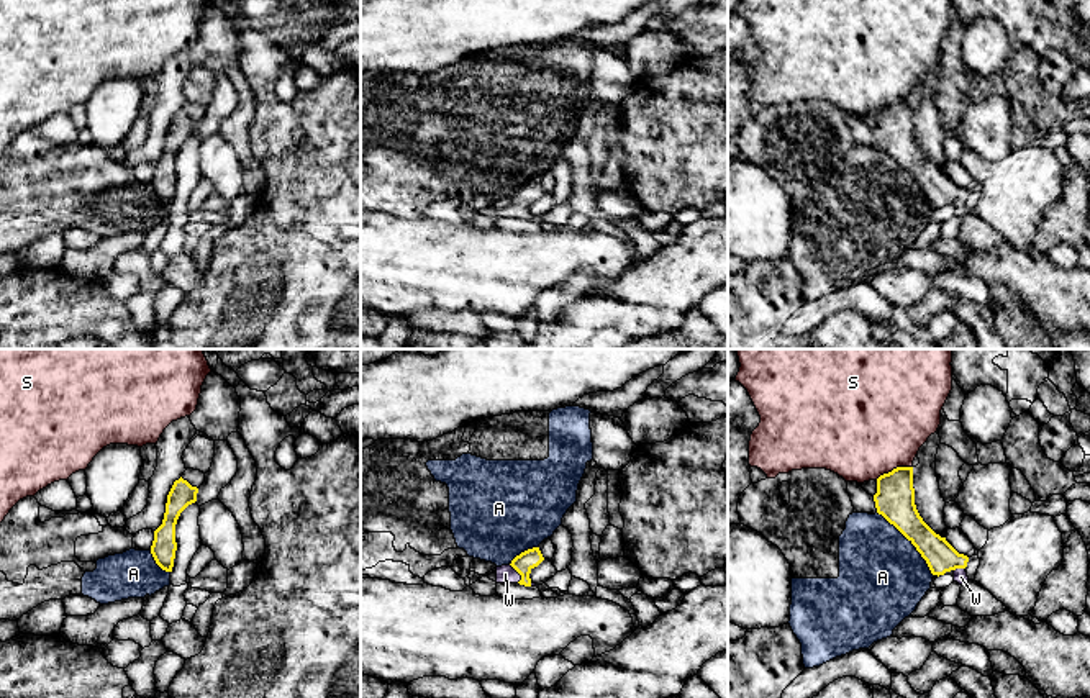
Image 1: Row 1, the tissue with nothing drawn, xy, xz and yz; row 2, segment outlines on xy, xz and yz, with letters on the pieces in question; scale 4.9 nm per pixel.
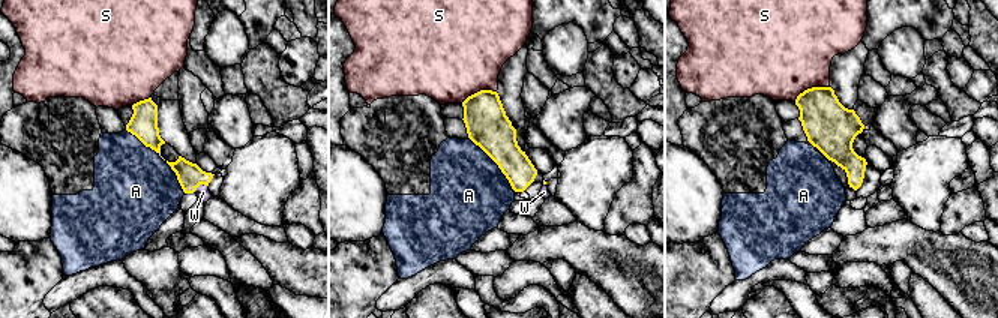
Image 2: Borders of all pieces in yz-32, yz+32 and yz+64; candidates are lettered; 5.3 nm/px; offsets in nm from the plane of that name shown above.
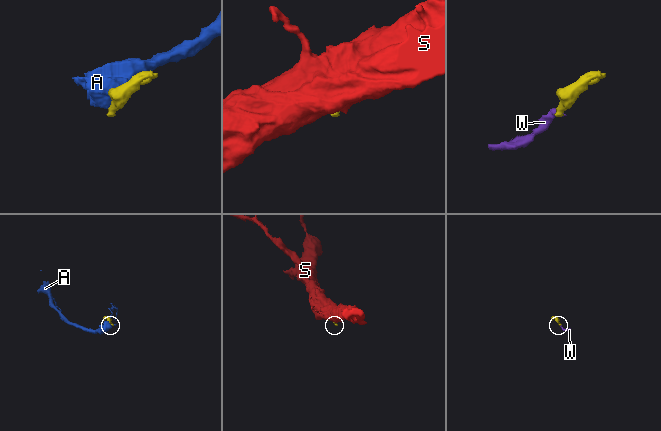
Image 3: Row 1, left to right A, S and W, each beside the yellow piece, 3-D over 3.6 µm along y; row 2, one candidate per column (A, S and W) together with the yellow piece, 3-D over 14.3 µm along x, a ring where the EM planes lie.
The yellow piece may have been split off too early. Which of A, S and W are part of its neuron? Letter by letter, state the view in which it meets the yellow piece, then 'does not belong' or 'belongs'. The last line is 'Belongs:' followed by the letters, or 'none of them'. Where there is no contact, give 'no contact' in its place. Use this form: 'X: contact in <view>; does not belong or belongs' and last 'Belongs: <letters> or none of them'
A: contact in yz; does not belong
S: contact in yz; does not belong
W: contact in xz; belongs
Belongs: W

